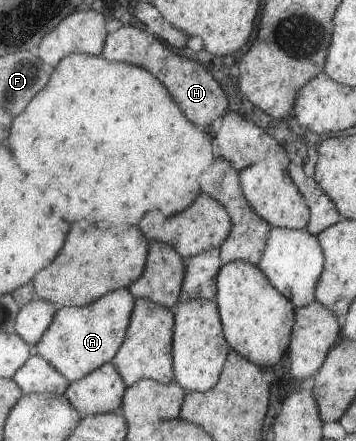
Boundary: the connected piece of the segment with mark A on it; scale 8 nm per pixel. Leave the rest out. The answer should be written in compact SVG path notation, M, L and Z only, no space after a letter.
M119 288L83 307L59 307L52 326L33 347L34 353L44 355L71 383L87 377L113 361L113 356L124 341L134 299L128 288Z

